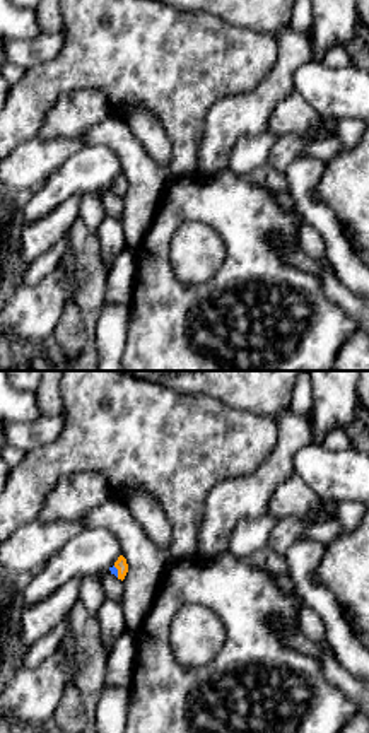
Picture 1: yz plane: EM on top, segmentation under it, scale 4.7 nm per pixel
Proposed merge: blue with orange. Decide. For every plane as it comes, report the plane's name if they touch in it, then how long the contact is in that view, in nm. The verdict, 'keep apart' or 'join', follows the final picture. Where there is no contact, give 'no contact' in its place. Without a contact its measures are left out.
yz | 60 nm

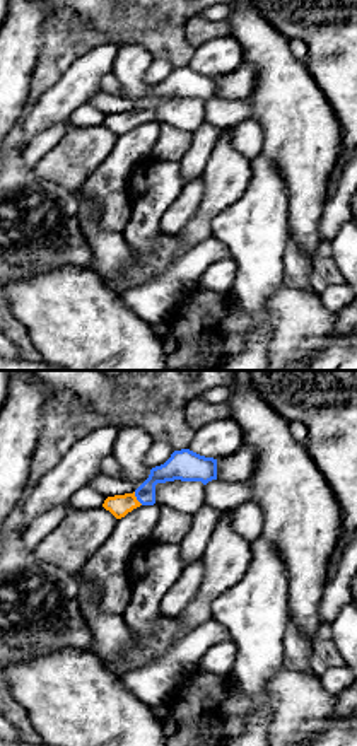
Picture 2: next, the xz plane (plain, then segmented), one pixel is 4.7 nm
xz | 80 nm

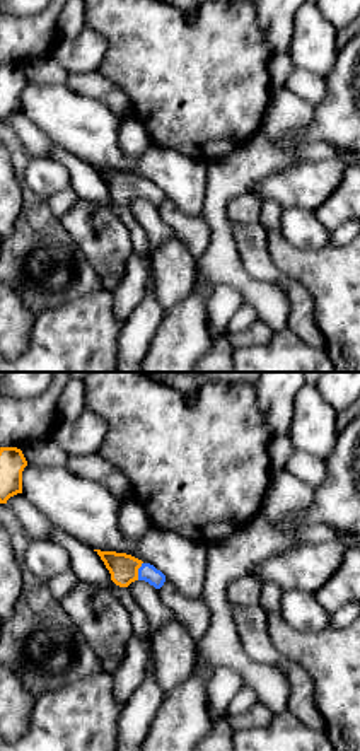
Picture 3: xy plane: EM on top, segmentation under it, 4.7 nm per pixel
xy | 90 nm

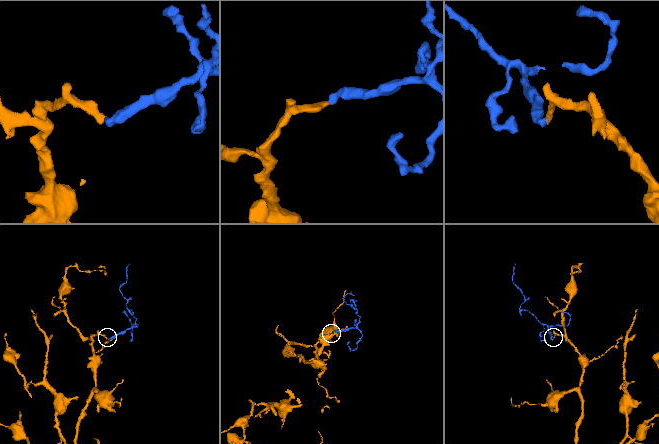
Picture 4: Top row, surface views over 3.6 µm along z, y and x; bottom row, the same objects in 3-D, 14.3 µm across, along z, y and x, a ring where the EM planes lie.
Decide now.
join

